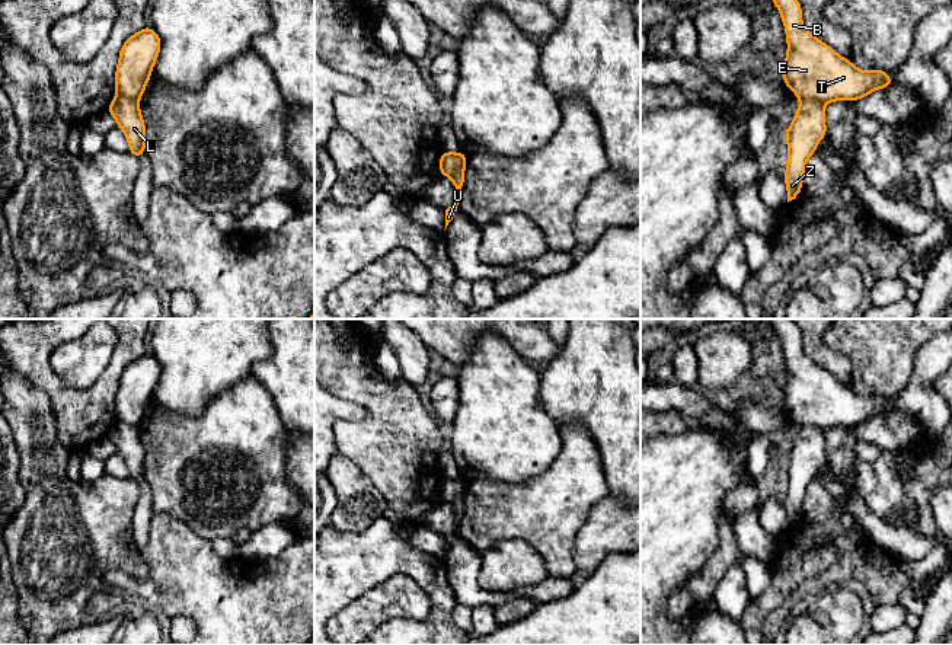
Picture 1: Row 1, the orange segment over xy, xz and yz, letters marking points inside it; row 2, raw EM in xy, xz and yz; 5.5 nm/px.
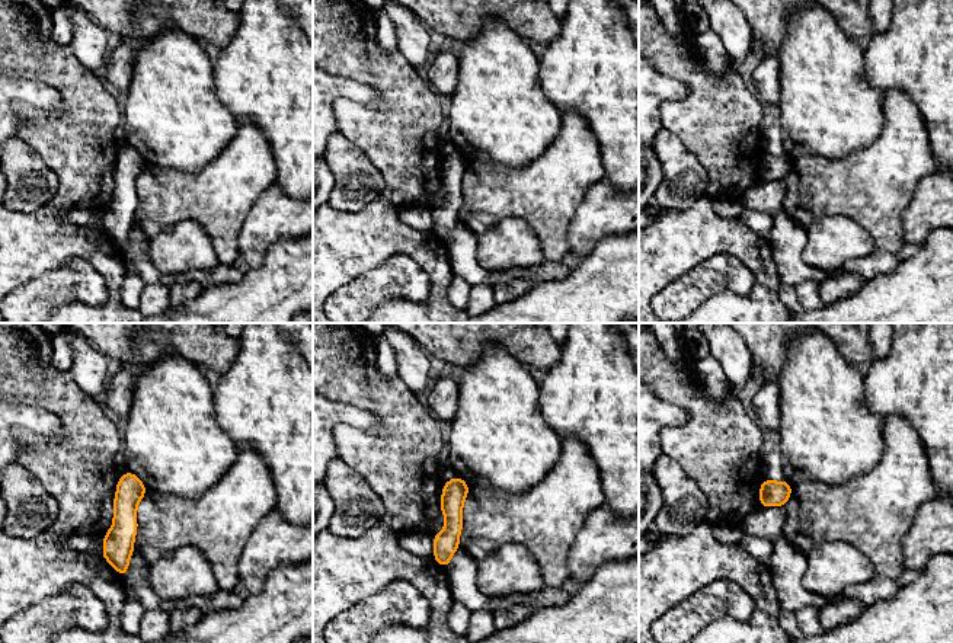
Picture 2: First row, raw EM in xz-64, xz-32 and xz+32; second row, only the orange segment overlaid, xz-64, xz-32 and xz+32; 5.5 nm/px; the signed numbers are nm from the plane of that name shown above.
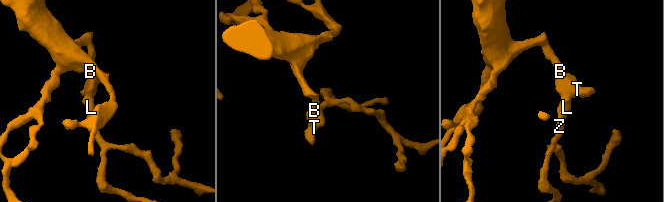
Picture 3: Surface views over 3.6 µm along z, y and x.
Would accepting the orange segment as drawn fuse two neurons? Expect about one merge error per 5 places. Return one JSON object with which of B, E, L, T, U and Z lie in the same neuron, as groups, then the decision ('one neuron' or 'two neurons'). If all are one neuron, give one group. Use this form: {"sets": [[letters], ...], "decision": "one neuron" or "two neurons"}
{"sets": [["B", "E", "T", "U"], ["L", "Z"]], "decision": "two neurons"}

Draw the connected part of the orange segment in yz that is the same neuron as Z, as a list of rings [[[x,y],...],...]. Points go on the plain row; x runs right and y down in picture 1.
[[[801,425],[785,463],[789,475],[785,498],[789,529],[802,515],[806,486],[815,479],[818,467],[827,463],[824,430],[817,425]]]

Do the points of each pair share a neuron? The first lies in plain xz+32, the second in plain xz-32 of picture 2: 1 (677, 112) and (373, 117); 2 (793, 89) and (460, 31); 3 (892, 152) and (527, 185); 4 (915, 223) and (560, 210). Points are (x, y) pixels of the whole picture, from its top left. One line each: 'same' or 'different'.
1: same
2: different
3: same
4: different

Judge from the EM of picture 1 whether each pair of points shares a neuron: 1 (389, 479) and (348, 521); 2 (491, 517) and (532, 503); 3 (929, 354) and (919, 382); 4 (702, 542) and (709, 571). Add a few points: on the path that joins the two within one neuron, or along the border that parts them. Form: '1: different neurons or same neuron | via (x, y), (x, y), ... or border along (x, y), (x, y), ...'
1: different neurons | border along (355, 463), (382, 494), (385, 500), (383, 516)
2: same neuron | via (501, 511), (521, 511)
3: same neuron | via (929, 361), (925, 374)
4: different neurons | border along (718, 530), (716, 549), (708, 562), (681, 586)

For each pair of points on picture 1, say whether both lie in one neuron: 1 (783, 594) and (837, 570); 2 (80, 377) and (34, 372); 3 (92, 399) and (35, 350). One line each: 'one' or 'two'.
1: two
2: two
3: one

